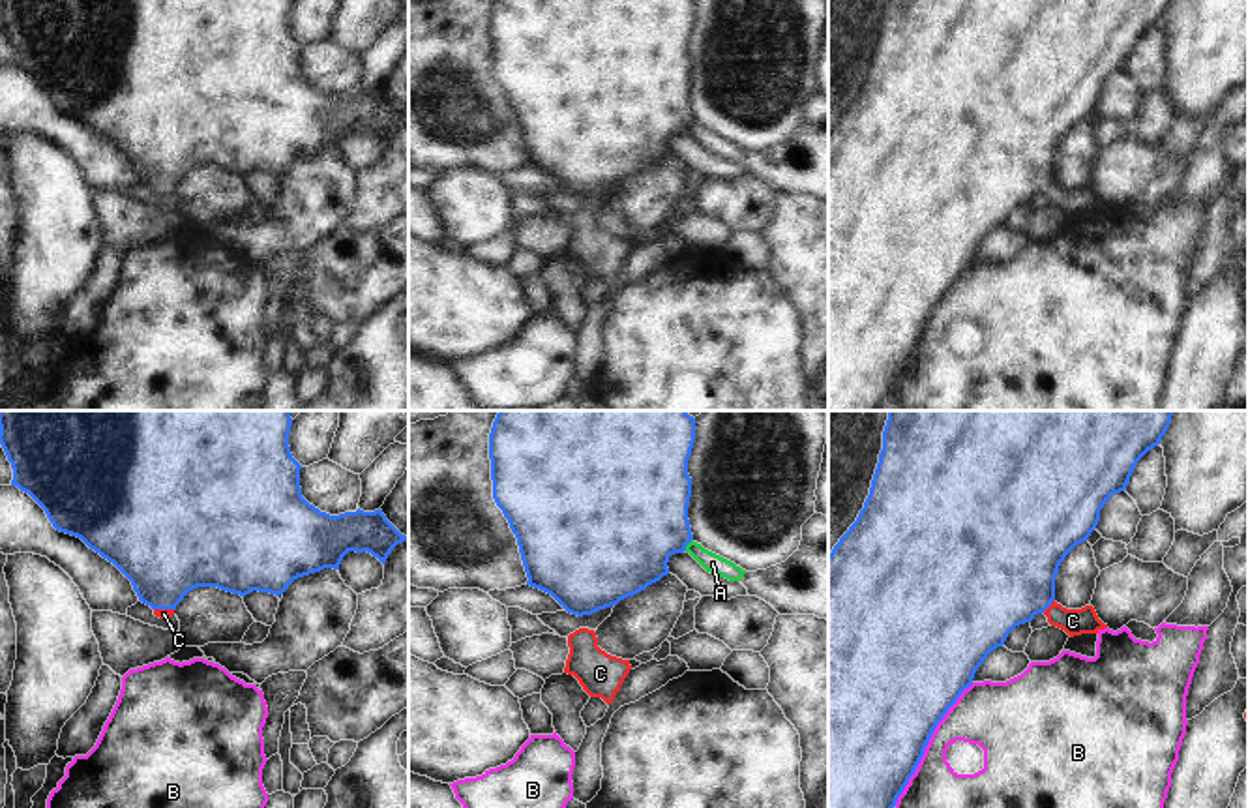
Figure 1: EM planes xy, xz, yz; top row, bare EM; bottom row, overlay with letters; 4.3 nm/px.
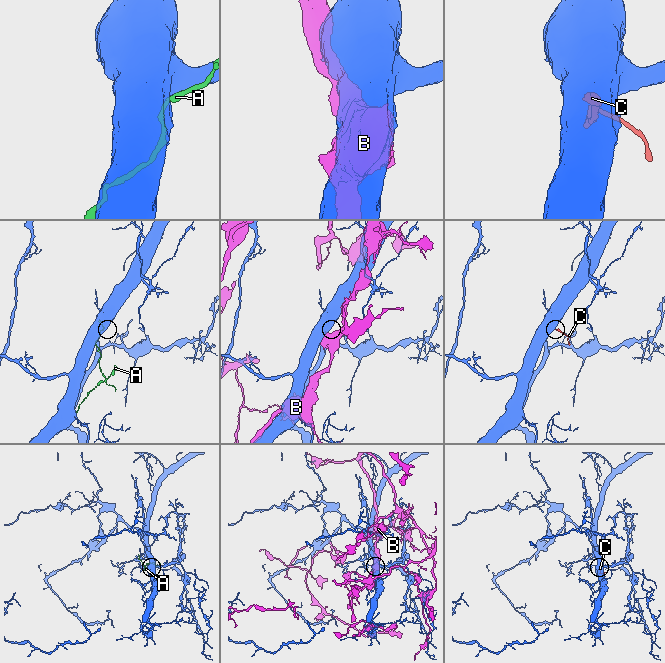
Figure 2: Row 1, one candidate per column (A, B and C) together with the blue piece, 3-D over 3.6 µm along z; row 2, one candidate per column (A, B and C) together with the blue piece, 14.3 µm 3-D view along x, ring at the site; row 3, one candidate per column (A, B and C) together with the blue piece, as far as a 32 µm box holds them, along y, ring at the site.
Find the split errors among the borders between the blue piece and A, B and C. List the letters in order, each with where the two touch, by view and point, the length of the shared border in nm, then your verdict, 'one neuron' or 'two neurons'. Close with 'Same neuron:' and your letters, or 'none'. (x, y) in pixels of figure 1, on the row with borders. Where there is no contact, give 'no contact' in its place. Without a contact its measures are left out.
A: xz (688, 542) | 70 nm | two neurons
B: yz (928, 741) | 650 nm | two neurons
C: yz (1048, 606) | 80 nm | one neuron
Same neuron: C

